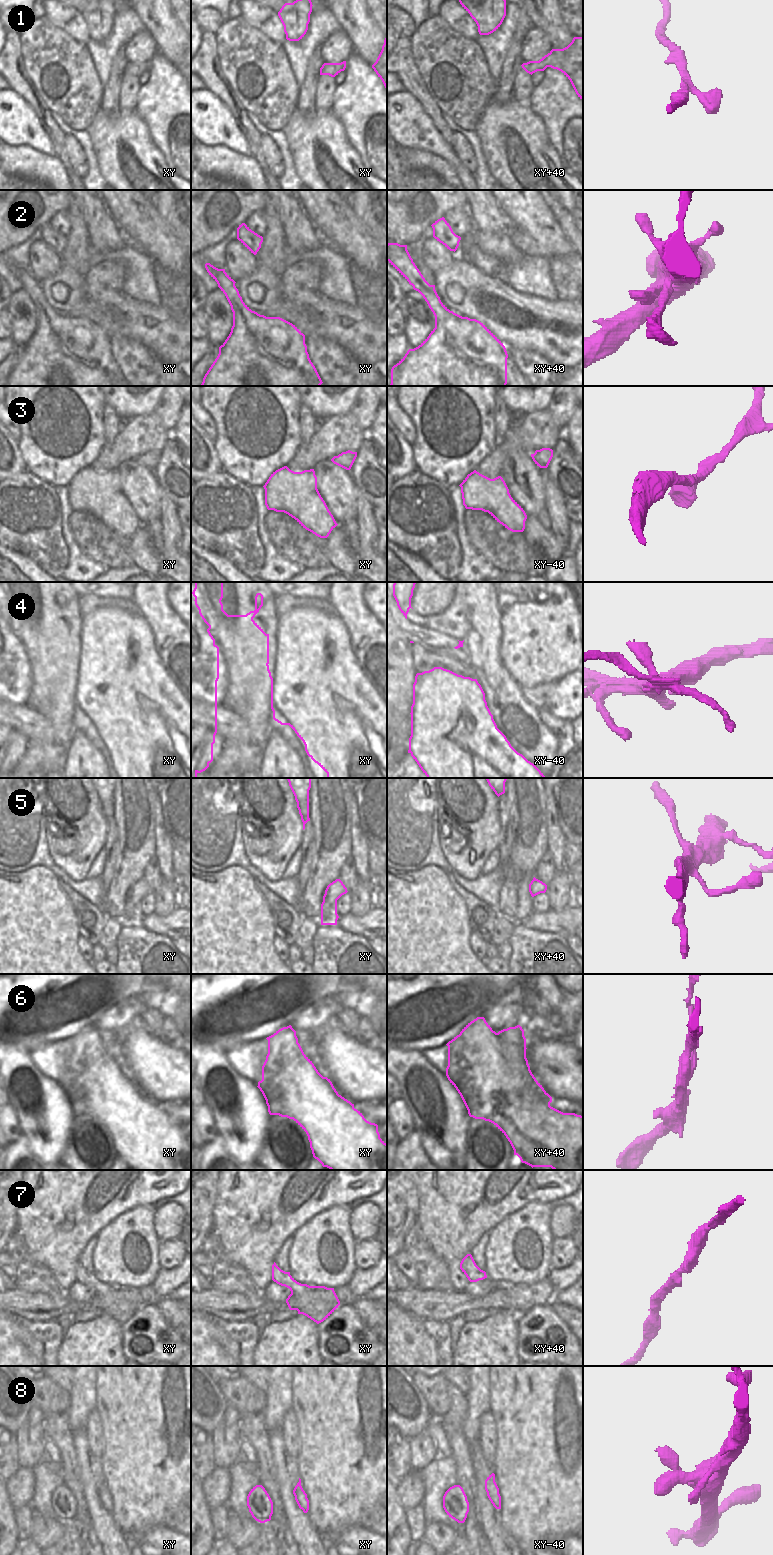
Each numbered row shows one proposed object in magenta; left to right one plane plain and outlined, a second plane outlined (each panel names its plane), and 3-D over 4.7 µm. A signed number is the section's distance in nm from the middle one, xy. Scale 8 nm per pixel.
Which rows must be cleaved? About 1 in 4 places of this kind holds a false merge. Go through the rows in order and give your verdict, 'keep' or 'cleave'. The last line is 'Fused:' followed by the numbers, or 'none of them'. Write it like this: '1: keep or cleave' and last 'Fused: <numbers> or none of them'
1: keep
2: keep
3: keep
4: cleave
5: keep
6: cleave
7: keep
8: keep
Fused: 4, 6

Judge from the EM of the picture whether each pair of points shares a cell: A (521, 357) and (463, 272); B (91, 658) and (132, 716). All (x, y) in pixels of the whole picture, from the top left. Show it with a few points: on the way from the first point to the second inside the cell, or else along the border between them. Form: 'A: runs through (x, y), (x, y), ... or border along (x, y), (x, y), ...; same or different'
A: border along (506, 348), (525, 348), (534, 351); different
B: runs through (107, 667), (132, 694), (132, 700); same

